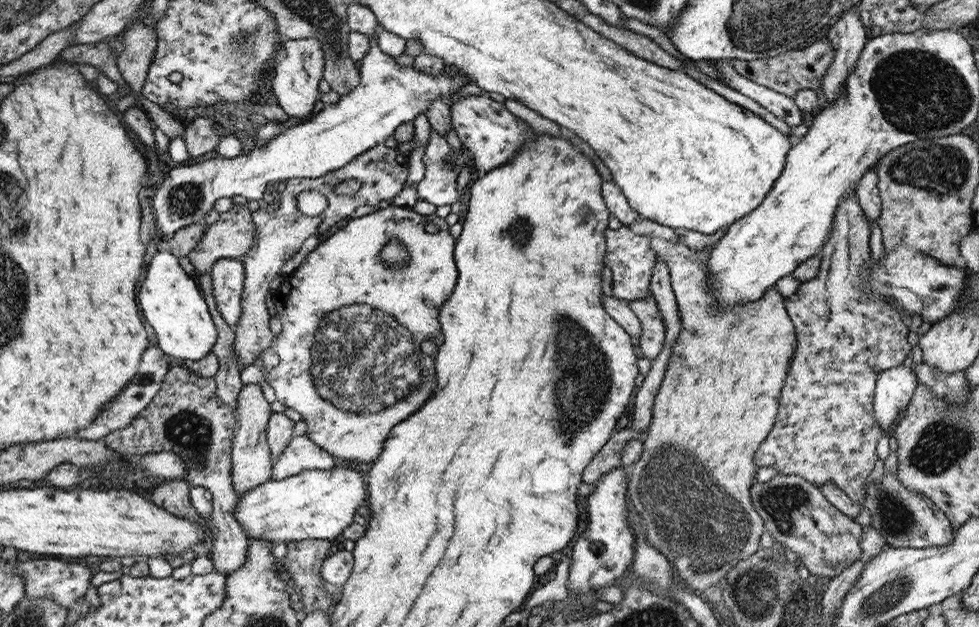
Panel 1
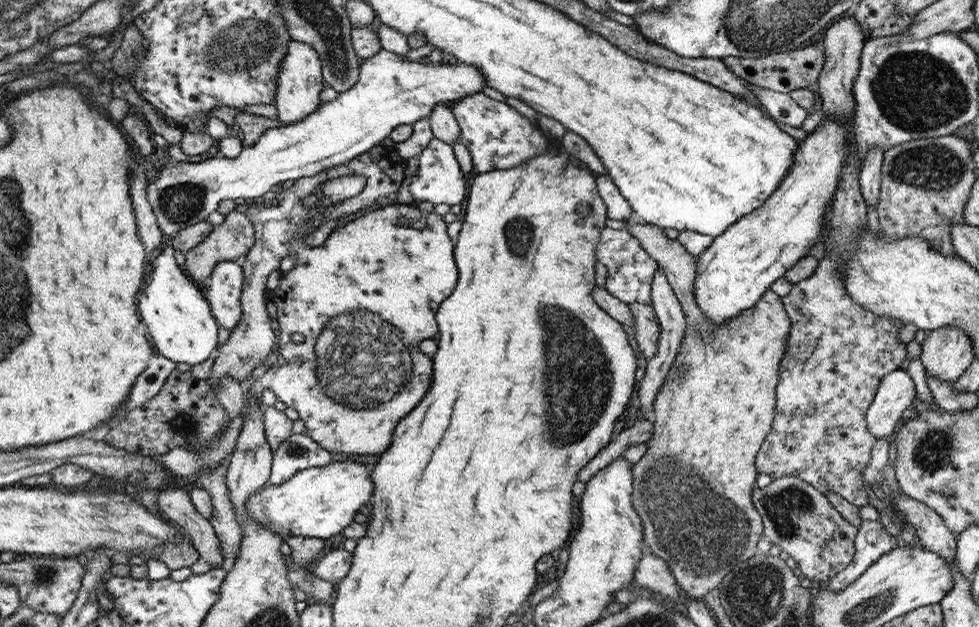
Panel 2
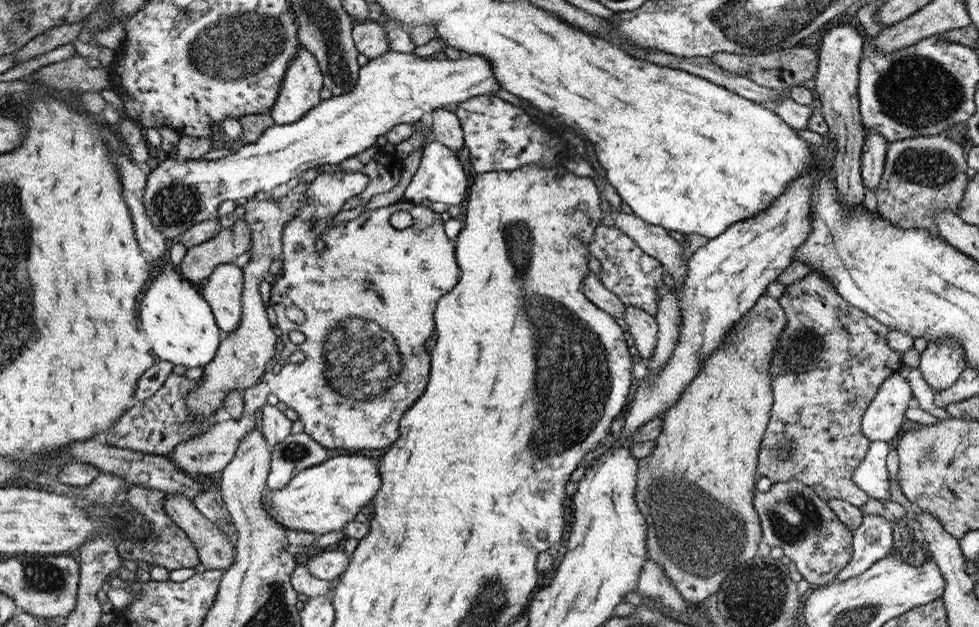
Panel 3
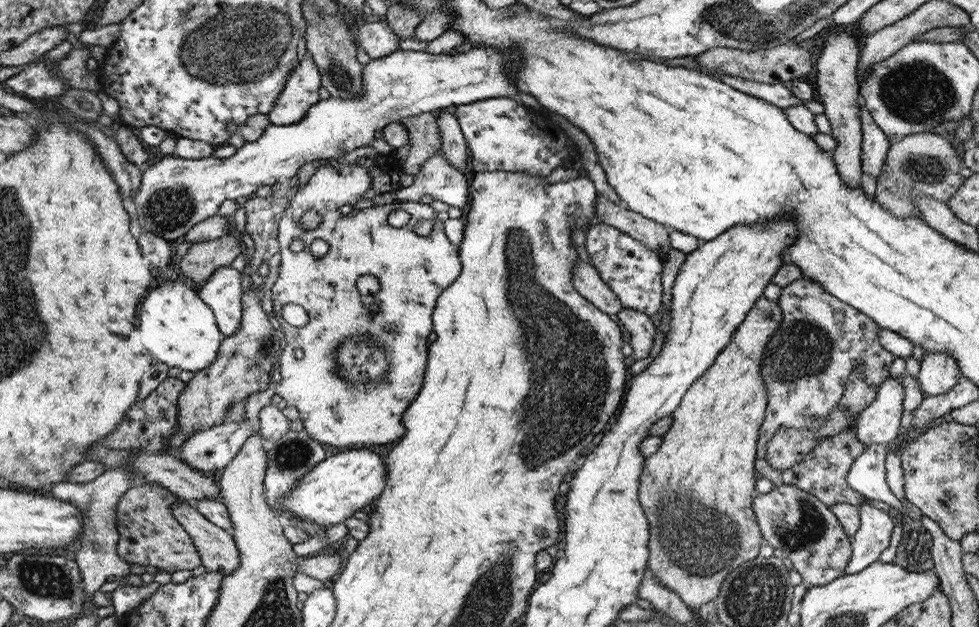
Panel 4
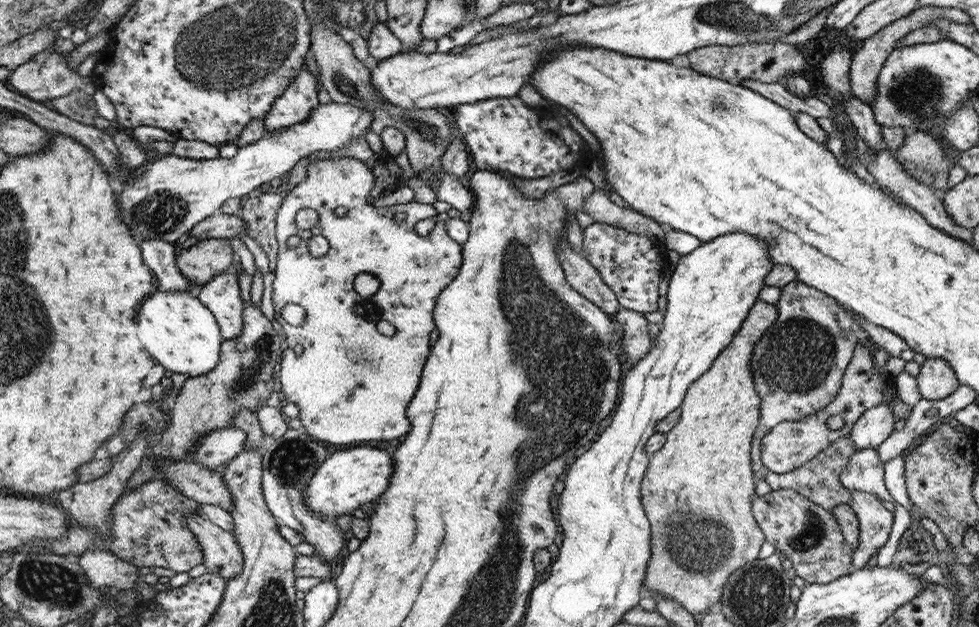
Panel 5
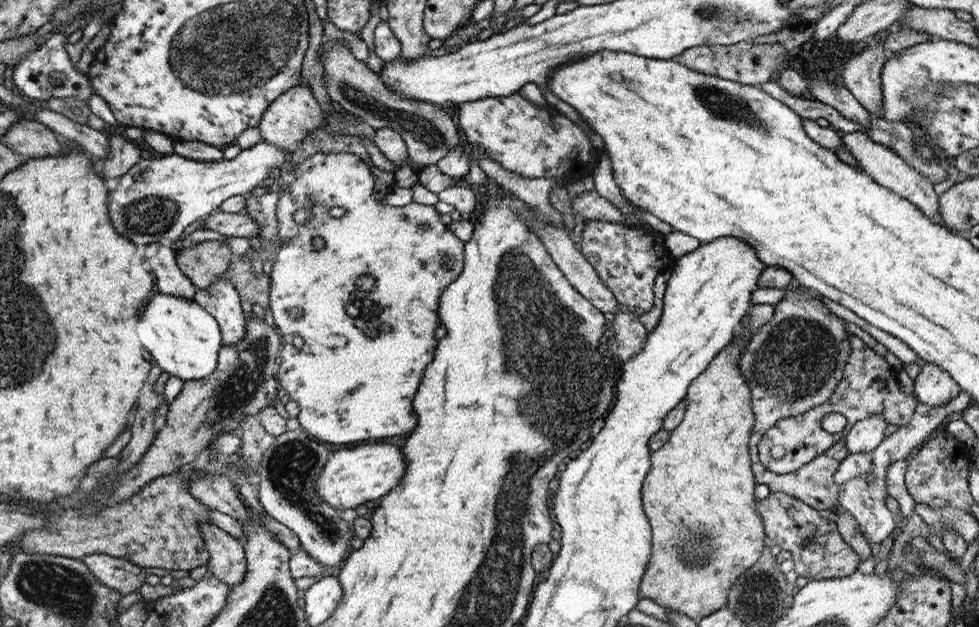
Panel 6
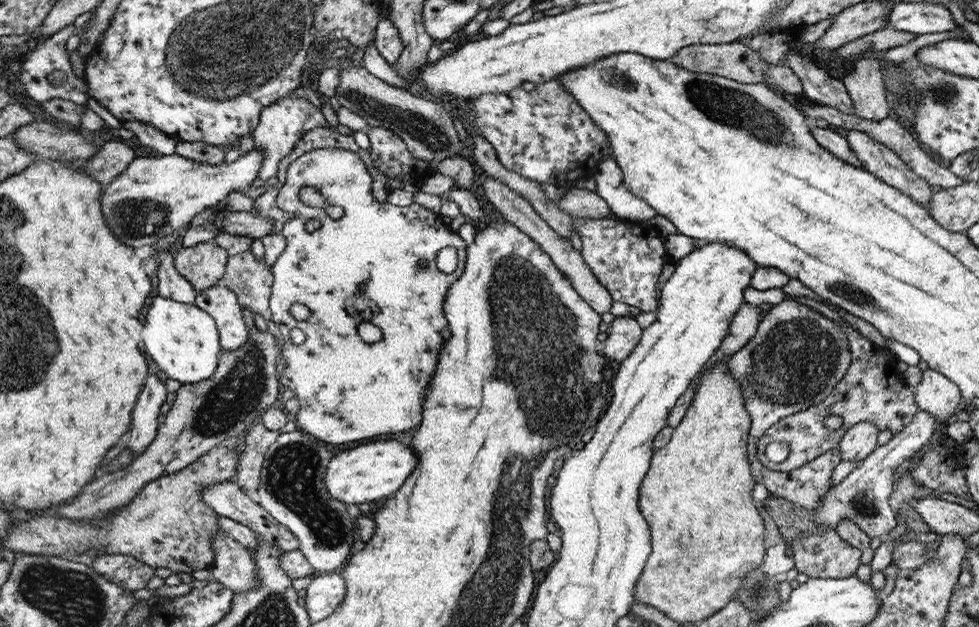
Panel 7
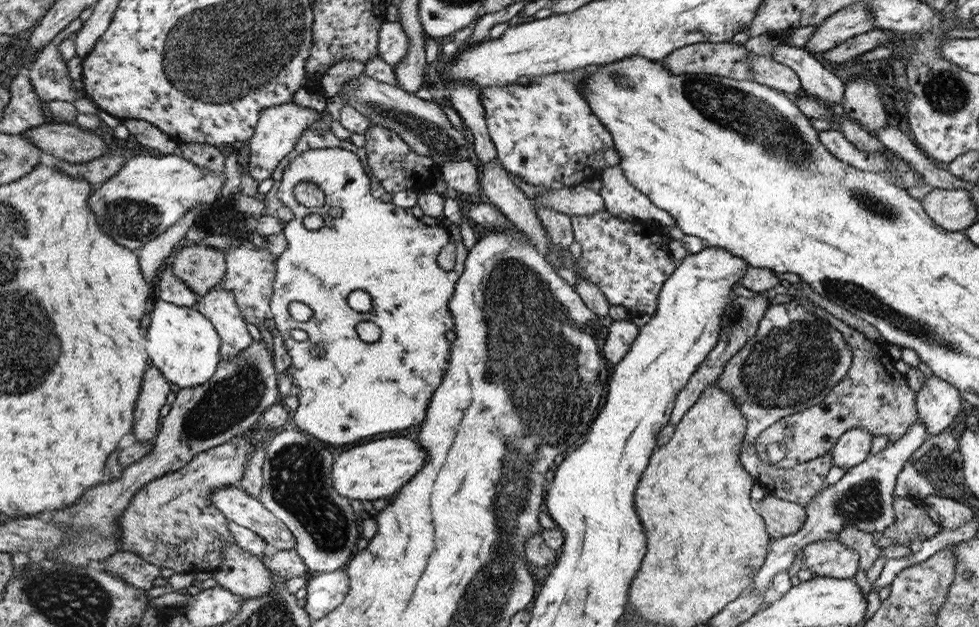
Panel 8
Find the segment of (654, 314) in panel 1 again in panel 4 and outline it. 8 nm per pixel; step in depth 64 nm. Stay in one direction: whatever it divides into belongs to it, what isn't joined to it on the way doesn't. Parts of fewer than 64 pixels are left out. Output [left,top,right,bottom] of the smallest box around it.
[618,308,656,360]

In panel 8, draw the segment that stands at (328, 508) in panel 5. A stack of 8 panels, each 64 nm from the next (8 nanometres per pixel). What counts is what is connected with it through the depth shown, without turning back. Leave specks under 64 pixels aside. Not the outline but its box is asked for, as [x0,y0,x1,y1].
[334,436,428,500]

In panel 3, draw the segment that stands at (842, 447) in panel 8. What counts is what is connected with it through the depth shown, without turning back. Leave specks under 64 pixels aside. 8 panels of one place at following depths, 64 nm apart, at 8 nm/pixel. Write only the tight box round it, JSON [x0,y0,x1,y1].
[860,372,914,443]

